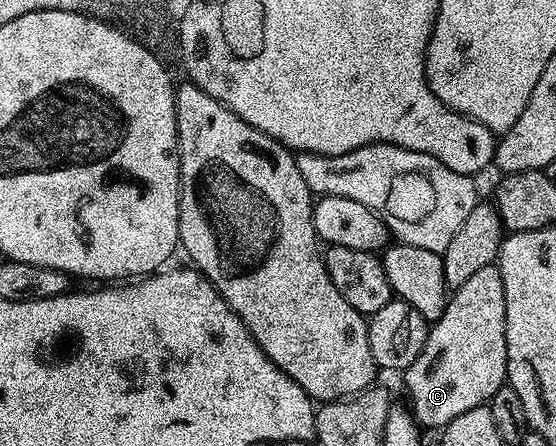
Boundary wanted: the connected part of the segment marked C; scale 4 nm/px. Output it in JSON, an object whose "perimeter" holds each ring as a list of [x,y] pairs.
{"perimeter":[[[498,265],[480,268],[465,284],[454,287],[444,314],[428,329],[420,354],[405,371],[409,409],[420,427],[446,428],[461,412],[486,406],[507,382],[507,345],[505,344],[505,284],[501,284]]]}

